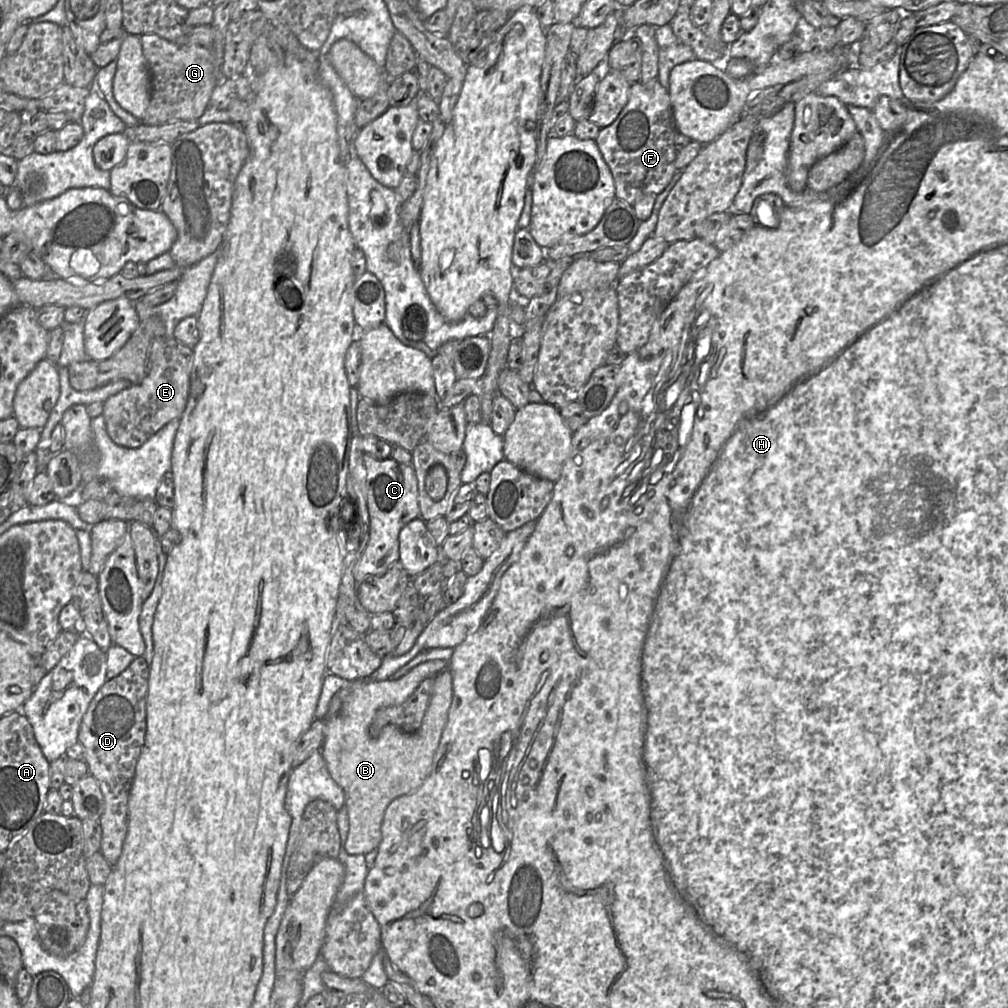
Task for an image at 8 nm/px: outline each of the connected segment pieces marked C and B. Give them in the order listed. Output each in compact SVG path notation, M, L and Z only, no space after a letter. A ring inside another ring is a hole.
M364 454L366 469L367 507L369 512L369 540L359 561L353 569L359 584L370 576L385 573L394 563L399 562L399 534L402 528L412 520L420 517L418 501L418 480L412 465L398 463L394 459L377 459Z
M435 659L419 664L397 680L377 681L368 678L350 682L346 686L346 695L339 712L323 719L325 738L321 753L330 776L345 794L349 818L348 838L345 843L348 854L366 855L378 849L388 805L393 800L417 790L430 774L453 700L452 676L447 667L448 662ZM429 677L434 677L434 688L418 731L406 733L388 723L380 736L371 737L369 726L376 713L382 708L403 704Z

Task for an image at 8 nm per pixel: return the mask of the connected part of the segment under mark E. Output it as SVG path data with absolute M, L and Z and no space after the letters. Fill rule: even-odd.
M164 336L154 342L147 376L104 402L106 429L114 443L126 448L139 448L171 420L181 418L190 393L193 359L193 349L176 338L165 339Z

